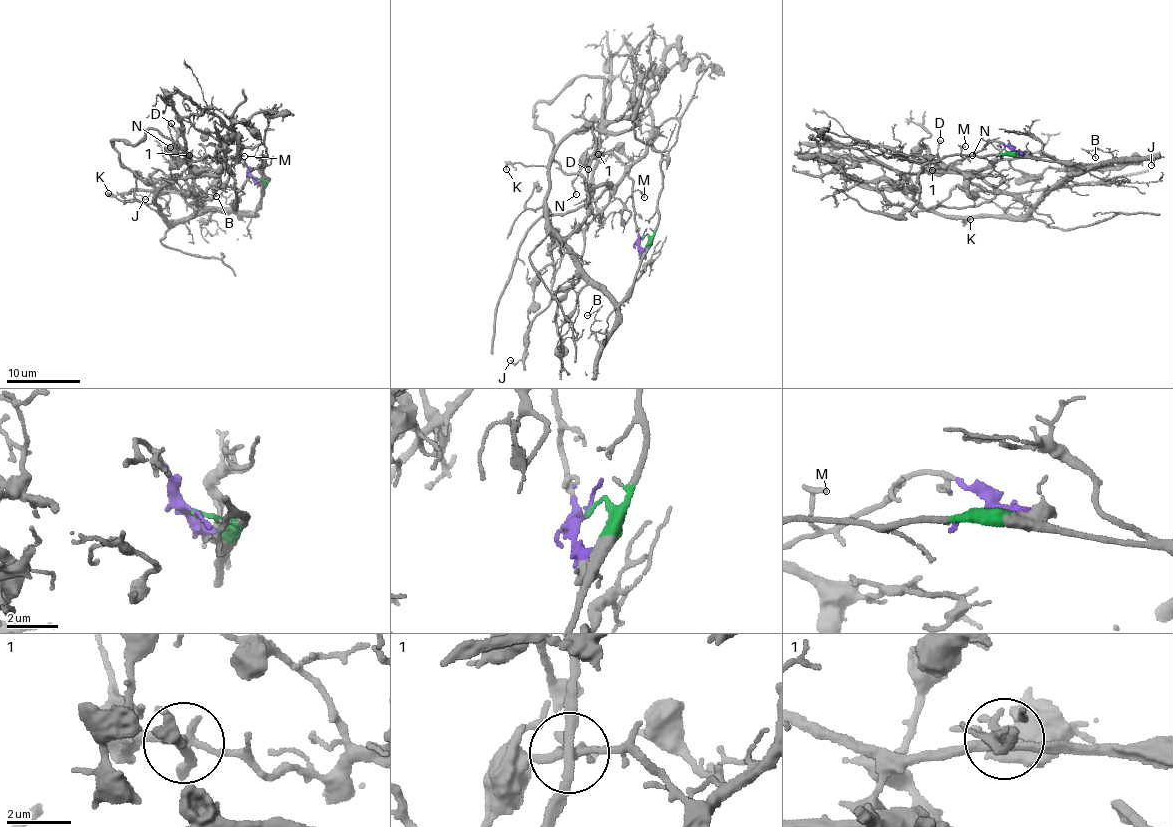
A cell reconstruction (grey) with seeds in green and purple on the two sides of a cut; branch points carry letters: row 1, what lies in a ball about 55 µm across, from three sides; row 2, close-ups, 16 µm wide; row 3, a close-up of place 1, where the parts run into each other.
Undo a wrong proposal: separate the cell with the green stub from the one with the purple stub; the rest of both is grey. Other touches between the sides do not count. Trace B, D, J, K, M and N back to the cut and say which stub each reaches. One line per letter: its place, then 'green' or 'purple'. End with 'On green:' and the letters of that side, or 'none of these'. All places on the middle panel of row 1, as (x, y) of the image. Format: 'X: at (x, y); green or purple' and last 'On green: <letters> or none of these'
B: at (587, 315); green
D: at (588, 169); purple
J: at (510, 360); green
K: at (506, 169); green
M: at (644, 197); purple
N: at (576, 194); purple
On green: B, J, K

